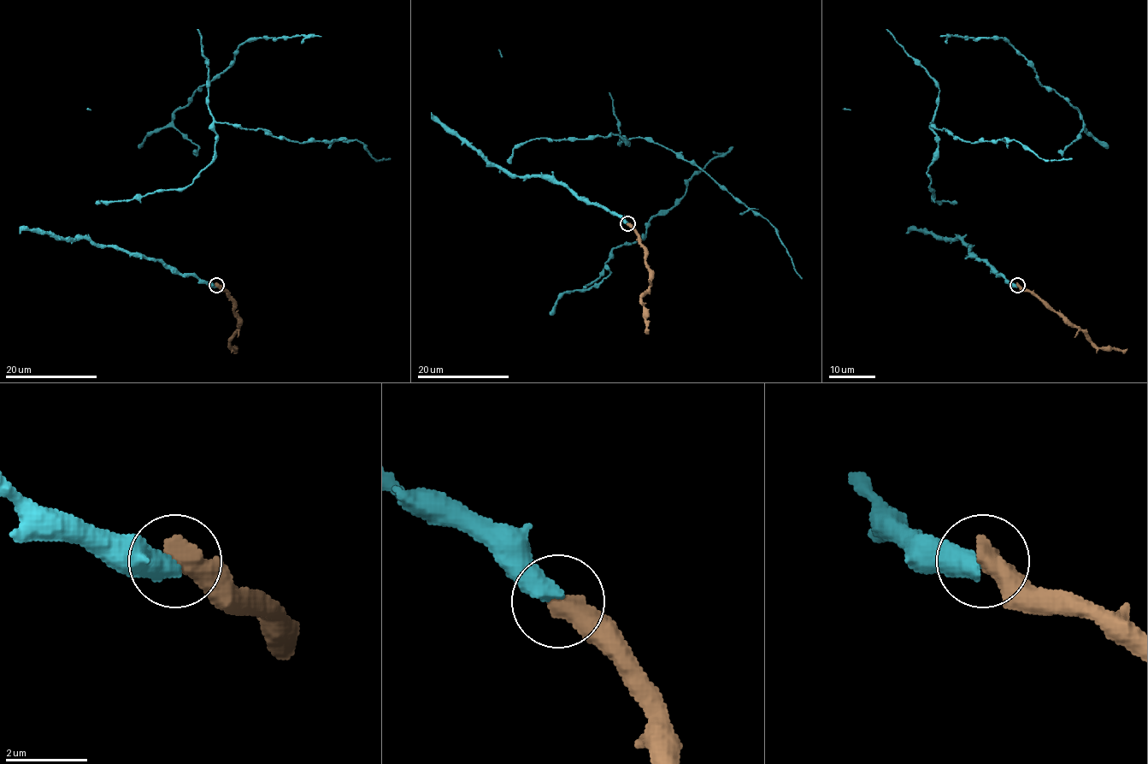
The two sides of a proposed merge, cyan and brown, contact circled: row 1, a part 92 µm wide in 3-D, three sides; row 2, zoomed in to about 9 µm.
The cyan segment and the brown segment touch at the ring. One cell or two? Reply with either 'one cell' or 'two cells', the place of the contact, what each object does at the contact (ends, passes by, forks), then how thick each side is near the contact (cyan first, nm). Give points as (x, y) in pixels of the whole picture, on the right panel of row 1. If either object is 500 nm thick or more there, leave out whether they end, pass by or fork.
one cell; place (1017, 285); calibres 500 and 600 nm

